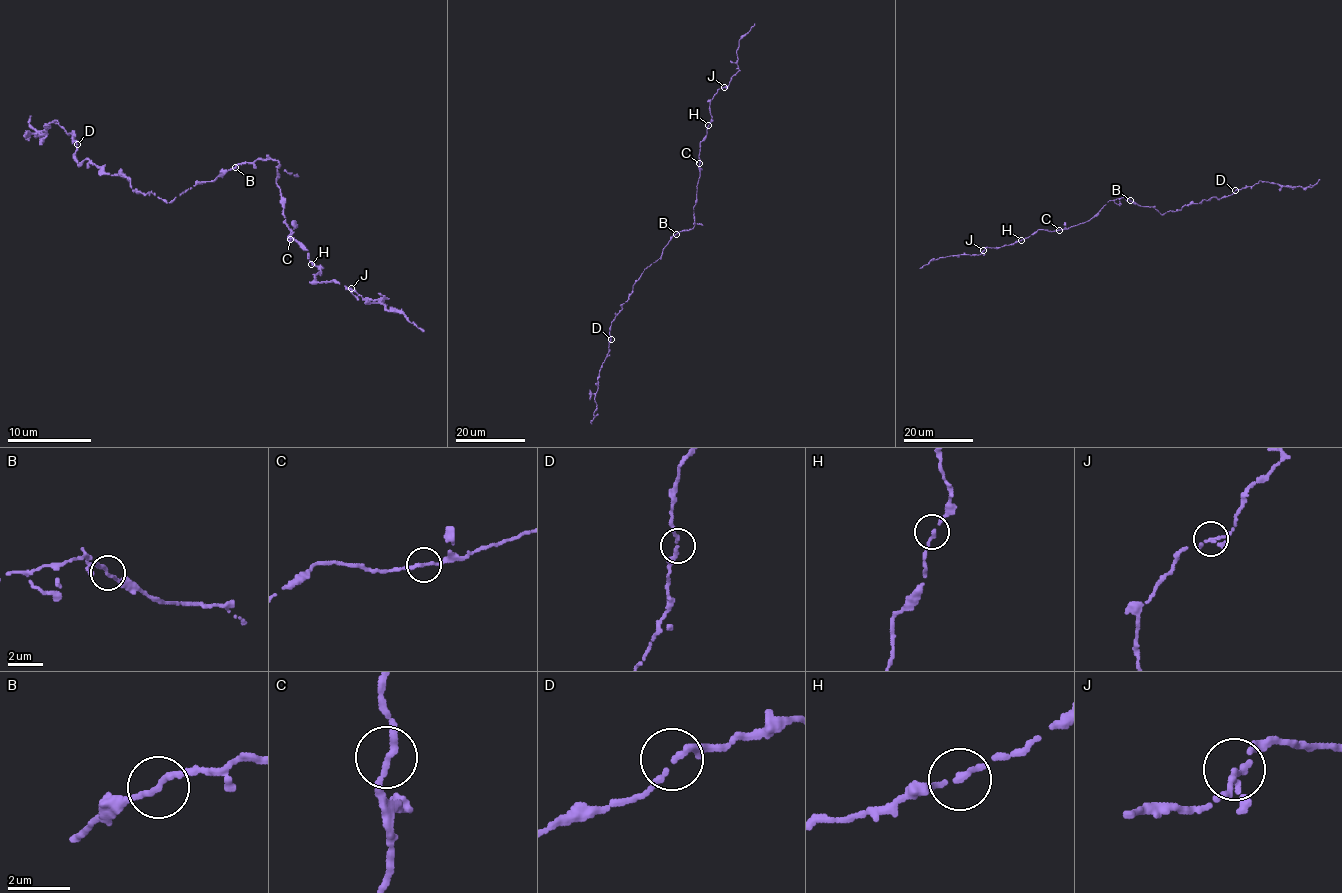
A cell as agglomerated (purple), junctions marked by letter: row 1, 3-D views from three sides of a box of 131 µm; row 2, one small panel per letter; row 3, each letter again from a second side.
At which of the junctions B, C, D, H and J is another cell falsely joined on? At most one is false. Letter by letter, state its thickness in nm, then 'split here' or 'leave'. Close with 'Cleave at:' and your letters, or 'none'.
B: calibre 200 nm; leave
C: calibre 190 nm; leave
D: calibre 220 nm; leave
H: calibre 190 nm; leave
J: calibre 200 nm; leave
Cleave at: none

